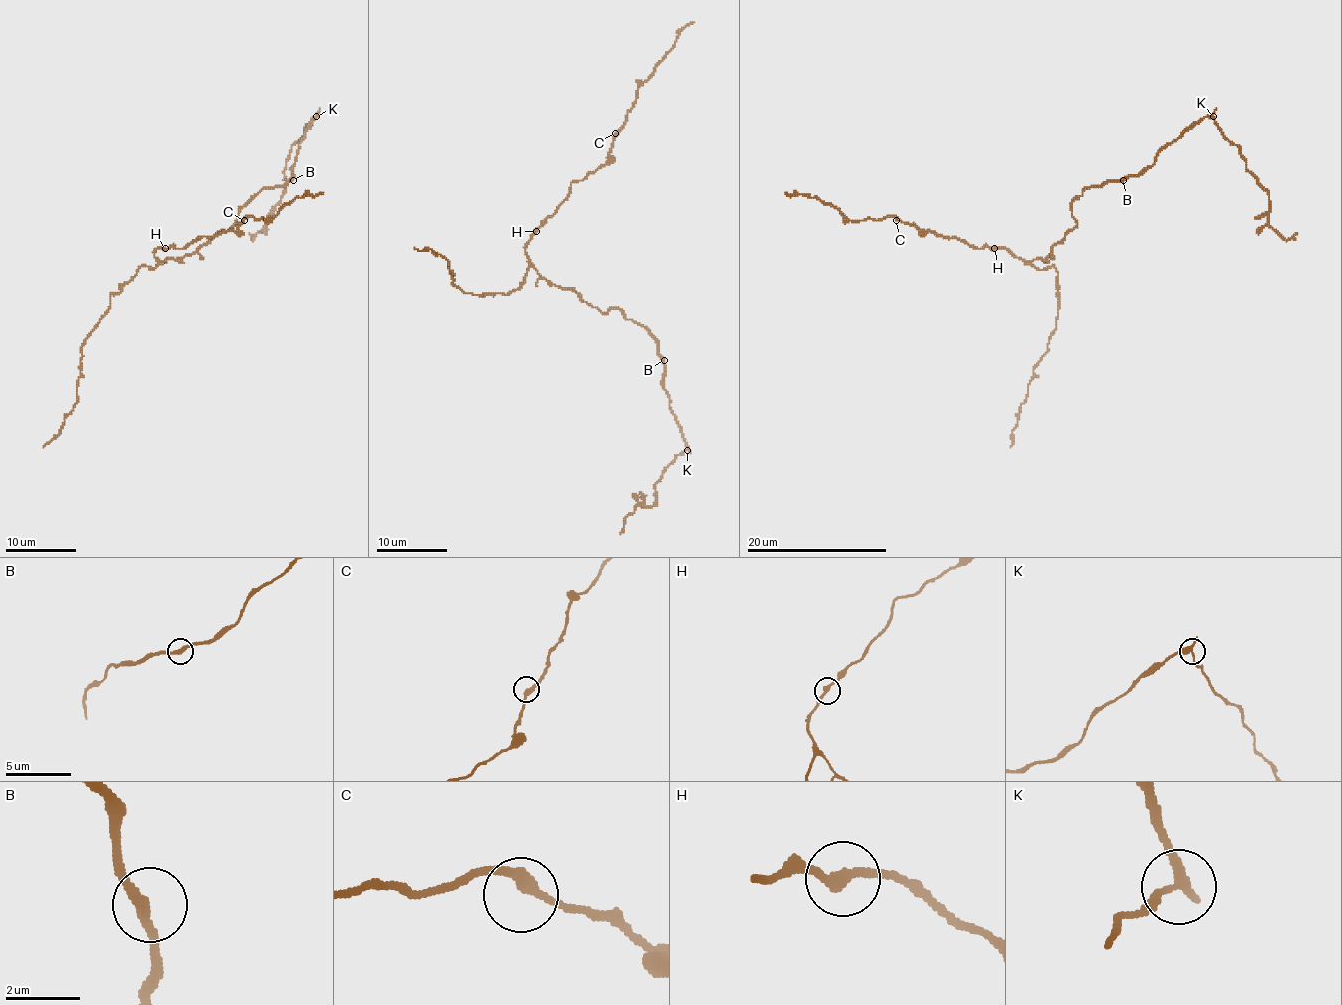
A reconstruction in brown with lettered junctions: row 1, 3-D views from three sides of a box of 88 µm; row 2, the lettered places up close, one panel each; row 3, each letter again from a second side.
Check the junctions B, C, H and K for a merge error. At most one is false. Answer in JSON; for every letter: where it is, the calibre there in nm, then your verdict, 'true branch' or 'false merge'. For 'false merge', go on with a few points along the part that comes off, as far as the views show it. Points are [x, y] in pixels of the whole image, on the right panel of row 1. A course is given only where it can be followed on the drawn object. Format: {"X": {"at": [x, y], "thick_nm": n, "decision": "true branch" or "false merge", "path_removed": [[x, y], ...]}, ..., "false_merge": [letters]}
{"B": {"at": [1123, 180], "thick_nm": 280, "decision": "true branch"}, "C": {"at": [896, 220], "thick_nm": 300, "decision": "true branch"}, "H": {"at": [994, 248], "thick_nm": 280, "decision": "true branch"}, "K": {"at": [1213, 116], "thick_nm": 280, "decision": "false merge", "path_removed": [[1212, 117], [1220, 131], [1237, 146], [1248, 171], [1267, 192], [1269, 224], [1286, 240], [1297, 233]]}, "false_merge": ["K"]}

